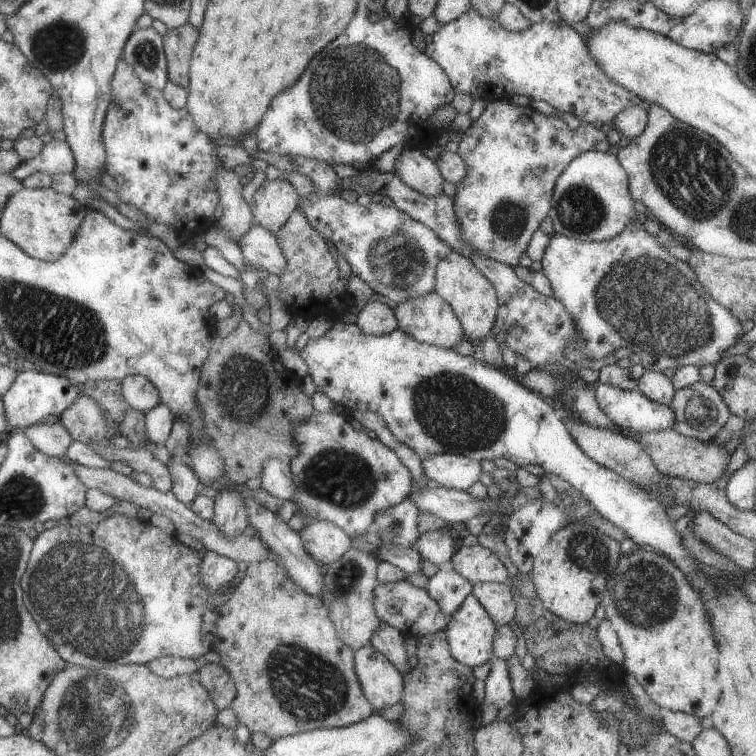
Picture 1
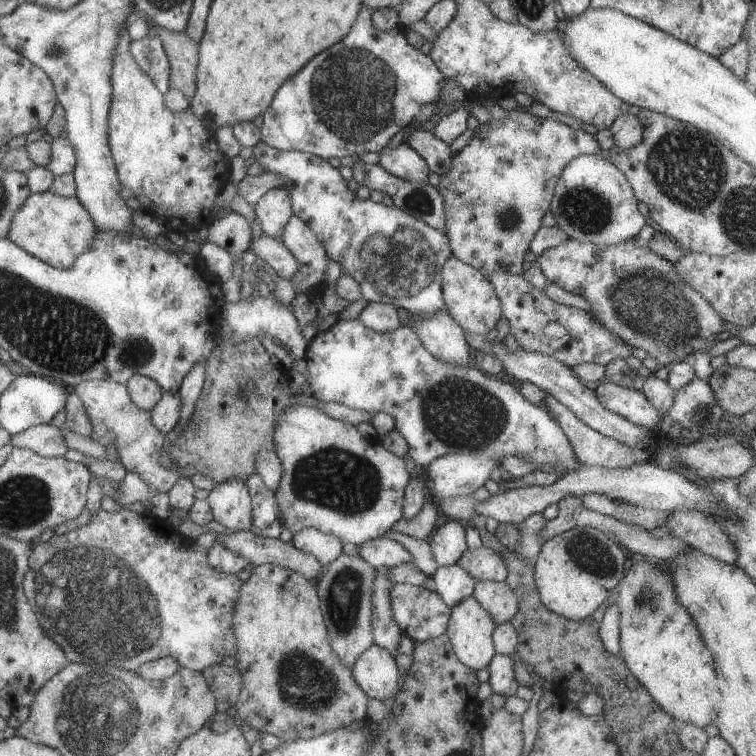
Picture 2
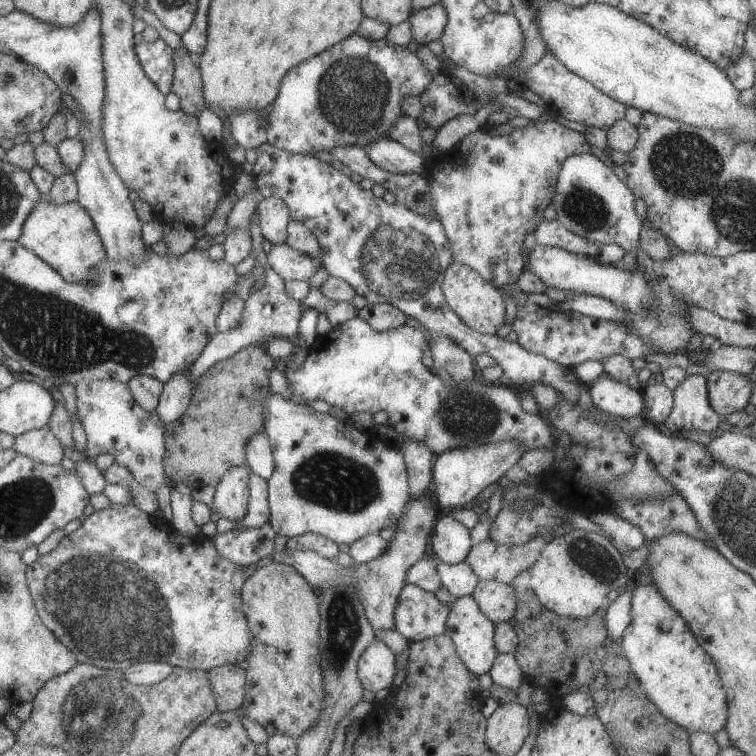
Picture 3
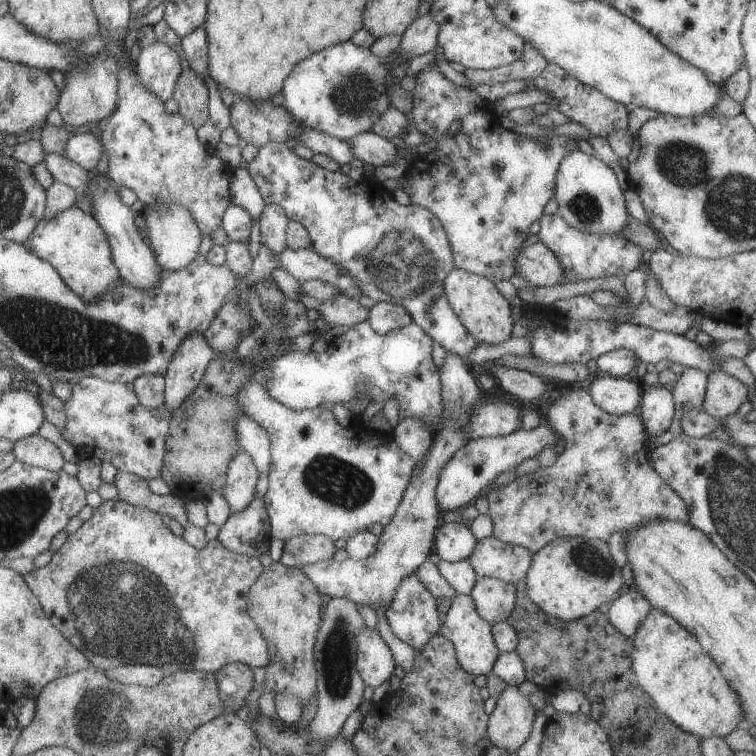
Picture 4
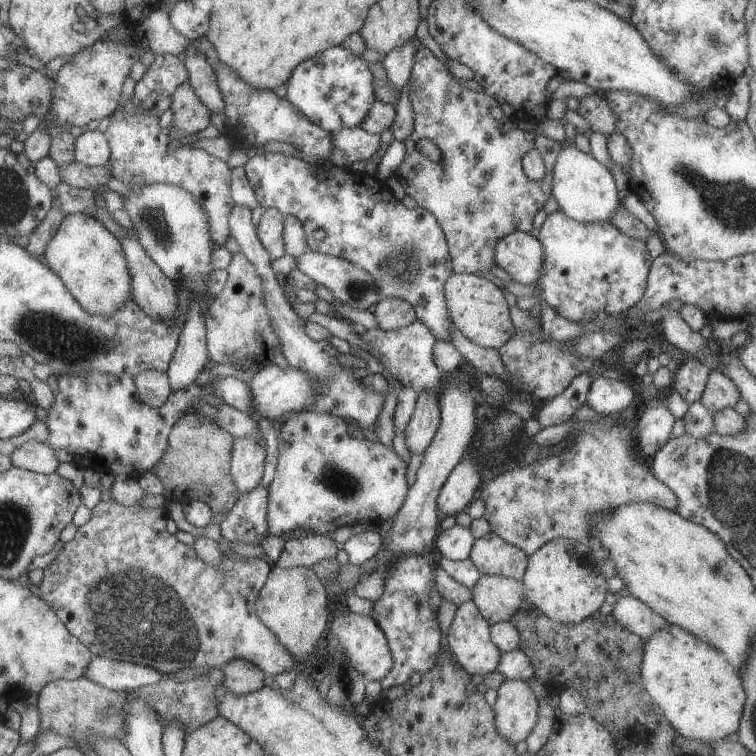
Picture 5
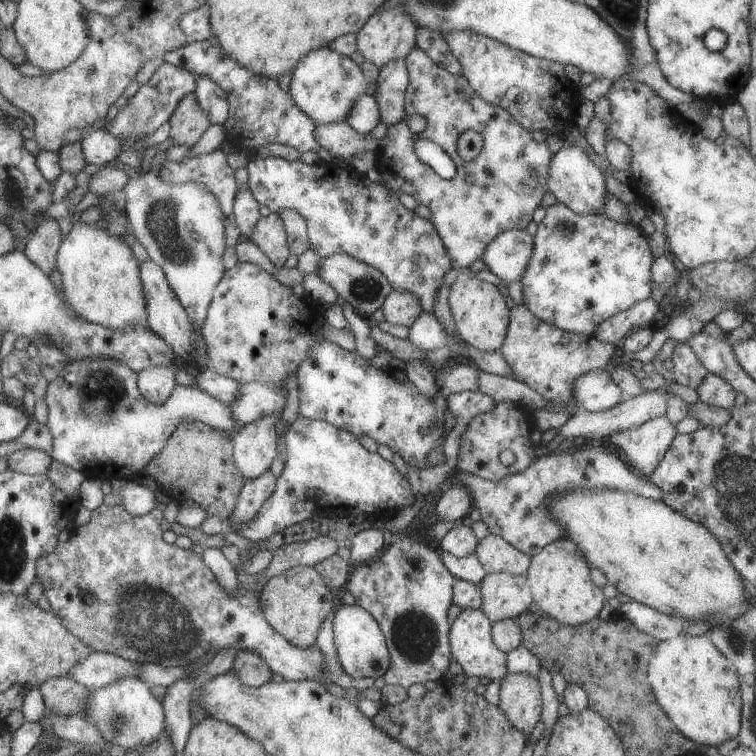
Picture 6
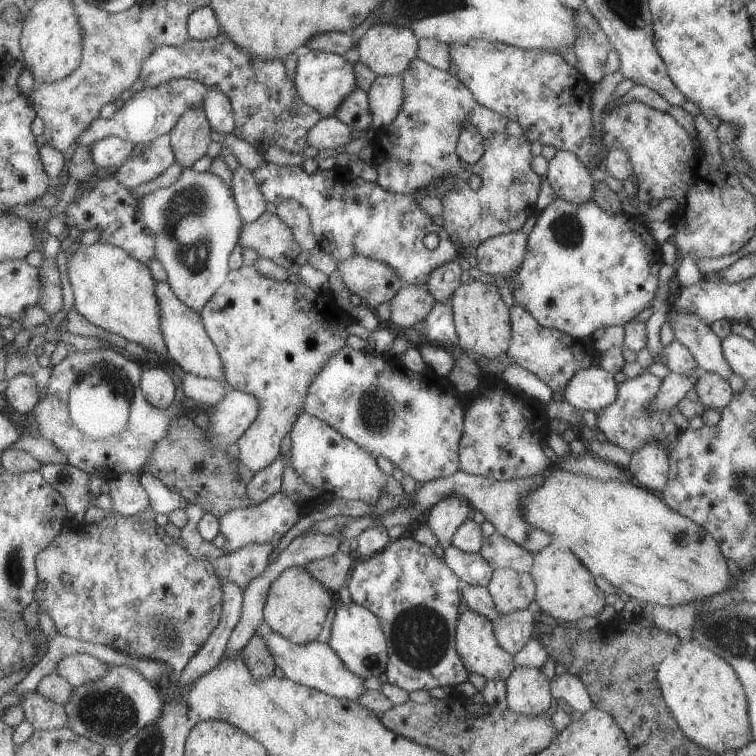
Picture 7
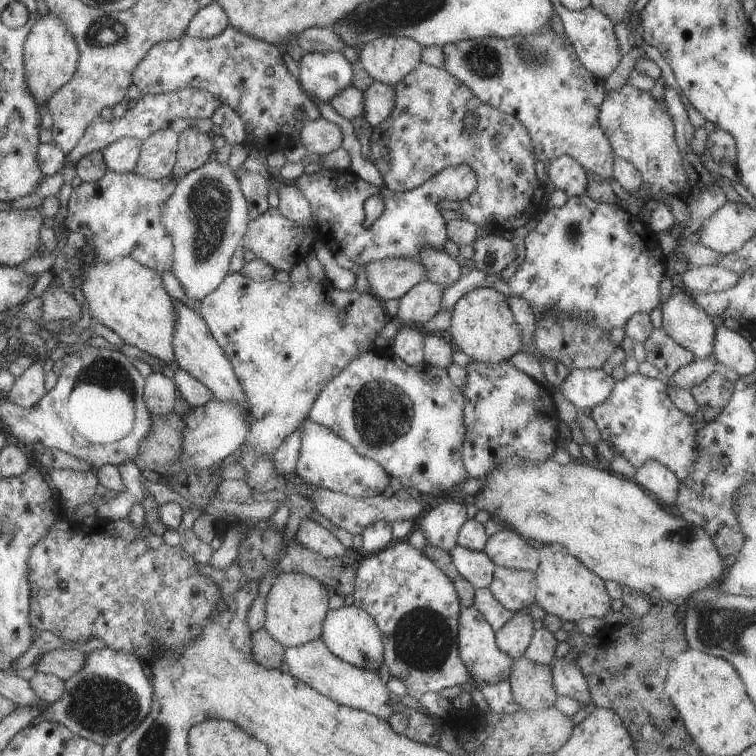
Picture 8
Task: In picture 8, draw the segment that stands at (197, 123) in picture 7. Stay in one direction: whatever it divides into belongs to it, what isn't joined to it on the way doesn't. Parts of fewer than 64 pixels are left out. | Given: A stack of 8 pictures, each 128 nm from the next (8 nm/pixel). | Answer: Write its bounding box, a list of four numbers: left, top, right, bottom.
[170,125,214,180]

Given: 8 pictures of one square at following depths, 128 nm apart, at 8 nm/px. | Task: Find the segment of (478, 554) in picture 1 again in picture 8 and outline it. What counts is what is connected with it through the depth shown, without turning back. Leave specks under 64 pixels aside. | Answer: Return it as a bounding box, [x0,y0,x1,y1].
[483,529,538,573]

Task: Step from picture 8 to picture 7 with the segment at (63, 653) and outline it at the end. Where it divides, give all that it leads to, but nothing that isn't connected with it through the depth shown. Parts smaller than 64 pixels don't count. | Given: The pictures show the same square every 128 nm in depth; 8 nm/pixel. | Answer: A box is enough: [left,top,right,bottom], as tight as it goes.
[53,653,105,687]

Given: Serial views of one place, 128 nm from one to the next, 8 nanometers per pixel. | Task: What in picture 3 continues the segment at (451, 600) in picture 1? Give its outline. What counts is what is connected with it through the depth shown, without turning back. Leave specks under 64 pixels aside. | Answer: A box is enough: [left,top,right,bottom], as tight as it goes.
[436,560,479,600]

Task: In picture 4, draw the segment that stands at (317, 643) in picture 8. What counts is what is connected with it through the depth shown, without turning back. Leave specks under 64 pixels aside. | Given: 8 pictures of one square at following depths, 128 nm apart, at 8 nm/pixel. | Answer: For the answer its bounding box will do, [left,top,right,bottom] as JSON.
[23,498,270,674]

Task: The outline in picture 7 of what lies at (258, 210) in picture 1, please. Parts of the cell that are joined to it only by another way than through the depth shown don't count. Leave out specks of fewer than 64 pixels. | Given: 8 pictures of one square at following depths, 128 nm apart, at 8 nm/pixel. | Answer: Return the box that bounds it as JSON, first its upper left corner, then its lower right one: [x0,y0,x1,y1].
[238,211,302,272]

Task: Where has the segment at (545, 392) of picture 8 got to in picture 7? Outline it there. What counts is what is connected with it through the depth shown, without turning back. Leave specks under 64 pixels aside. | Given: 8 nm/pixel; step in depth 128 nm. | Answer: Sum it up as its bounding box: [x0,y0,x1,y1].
[458,374,552,481]

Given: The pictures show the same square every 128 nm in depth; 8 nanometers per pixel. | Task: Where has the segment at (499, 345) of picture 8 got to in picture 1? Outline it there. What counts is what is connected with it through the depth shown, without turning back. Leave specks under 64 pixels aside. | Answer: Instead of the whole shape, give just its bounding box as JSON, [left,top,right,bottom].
[434,250,497,342]

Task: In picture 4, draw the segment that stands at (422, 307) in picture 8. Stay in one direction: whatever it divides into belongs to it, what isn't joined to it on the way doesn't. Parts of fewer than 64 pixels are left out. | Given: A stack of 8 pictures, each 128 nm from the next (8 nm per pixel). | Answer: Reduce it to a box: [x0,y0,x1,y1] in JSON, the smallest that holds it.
[367,303,412,334]

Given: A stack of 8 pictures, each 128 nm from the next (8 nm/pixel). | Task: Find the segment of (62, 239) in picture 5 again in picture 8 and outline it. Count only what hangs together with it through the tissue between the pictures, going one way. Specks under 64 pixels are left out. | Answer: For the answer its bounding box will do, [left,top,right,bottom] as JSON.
[79,256,175,366]

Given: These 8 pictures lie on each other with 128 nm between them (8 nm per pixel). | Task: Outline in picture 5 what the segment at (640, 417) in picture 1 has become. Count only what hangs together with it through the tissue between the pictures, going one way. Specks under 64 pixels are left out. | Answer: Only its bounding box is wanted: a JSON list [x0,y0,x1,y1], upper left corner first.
[585,376,637,415]

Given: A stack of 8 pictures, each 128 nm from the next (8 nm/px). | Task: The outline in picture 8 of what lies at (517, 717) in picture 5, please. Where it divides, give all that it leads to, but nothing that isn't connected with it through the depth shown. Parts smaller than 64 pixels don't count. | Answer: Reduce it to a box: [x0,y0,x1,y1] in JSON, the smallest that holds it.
[508,657,555,710]

